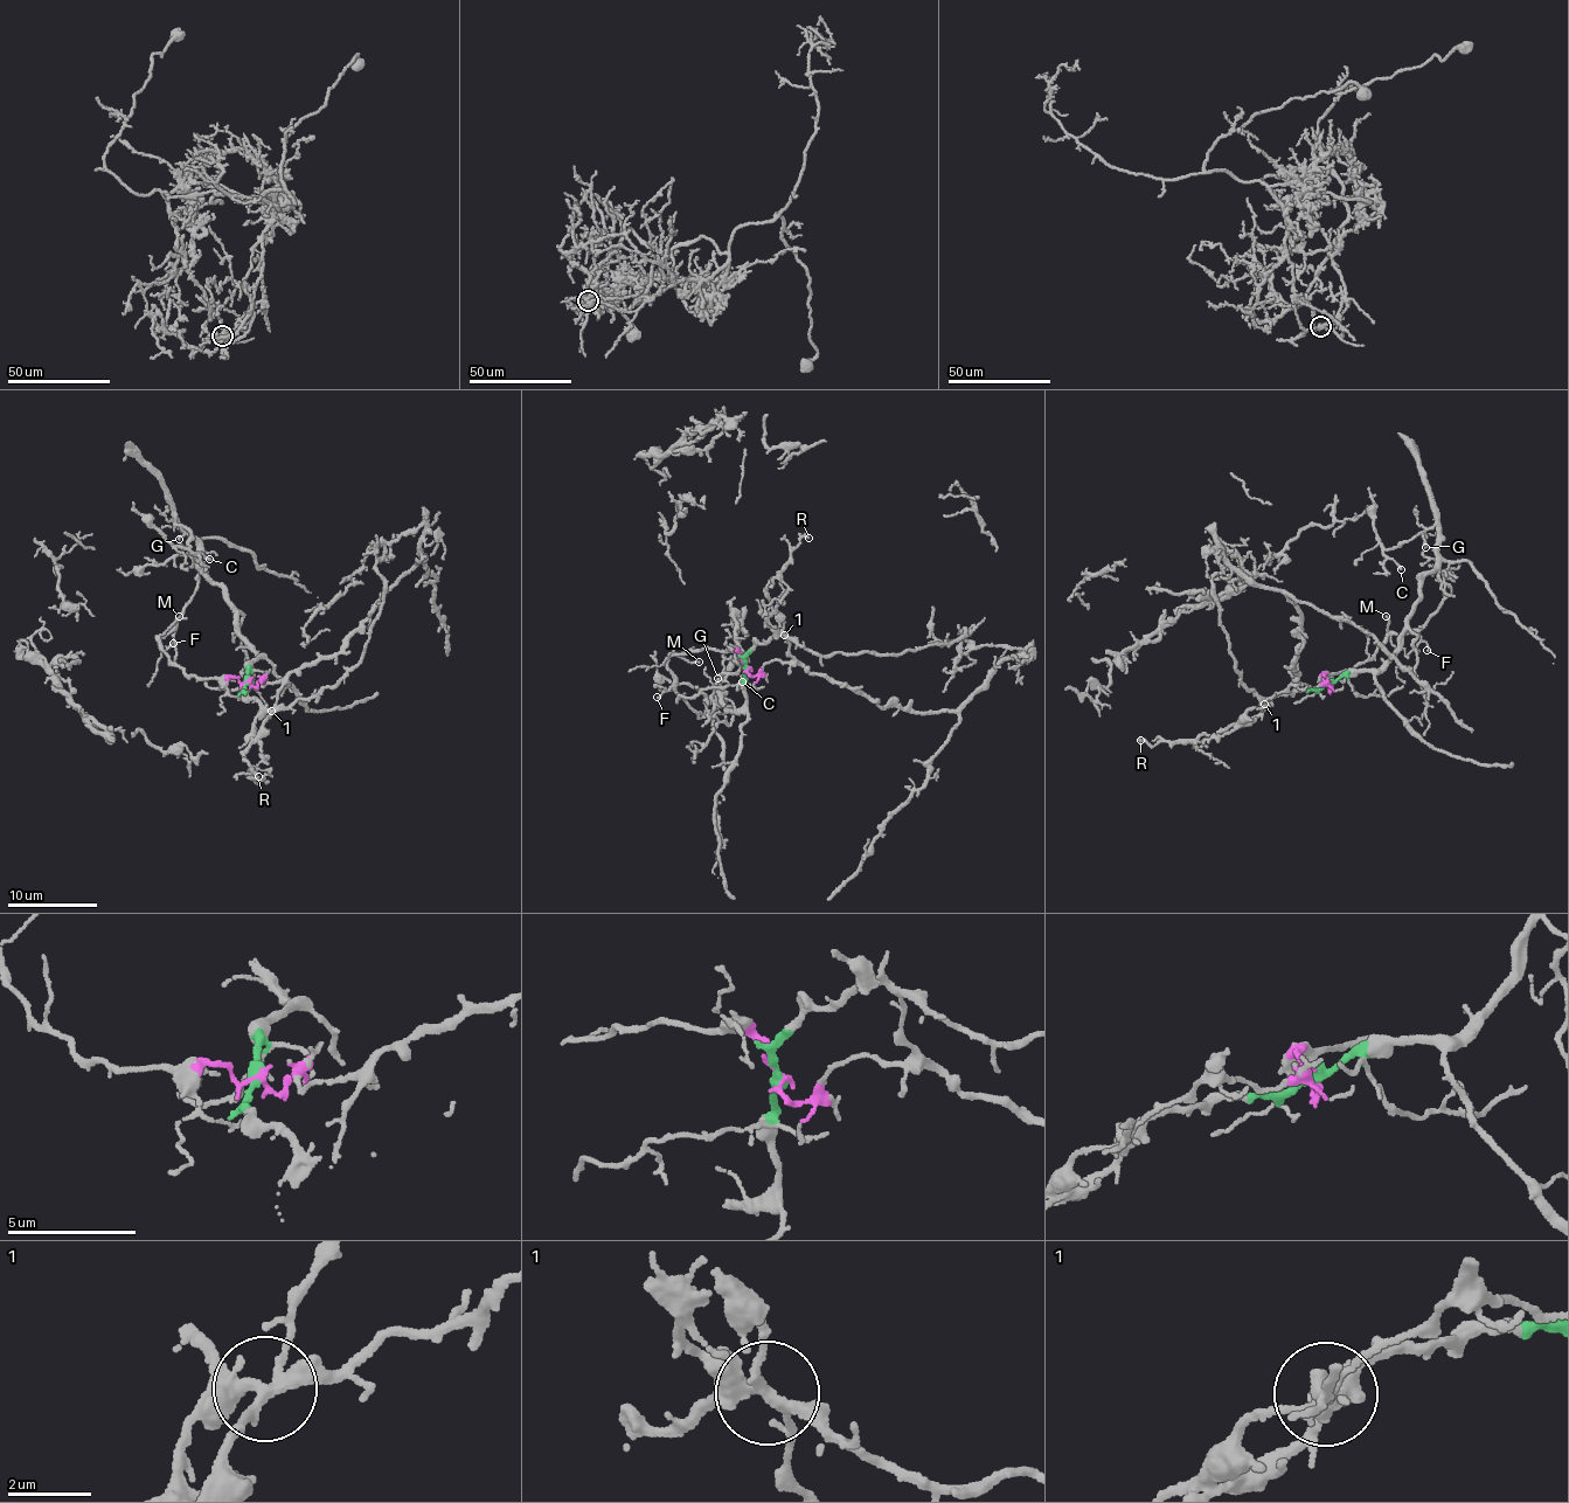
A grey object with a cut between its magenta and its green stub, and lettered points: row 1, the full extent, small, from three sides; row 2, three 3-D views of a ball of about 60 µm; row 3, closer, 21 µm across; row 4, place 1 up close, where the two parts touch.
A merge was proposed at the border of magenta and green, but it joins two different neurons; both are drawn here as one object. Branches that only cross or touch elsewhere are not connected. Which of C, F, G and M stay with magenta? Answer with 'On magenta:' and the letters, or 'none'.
On magenta: F, M

